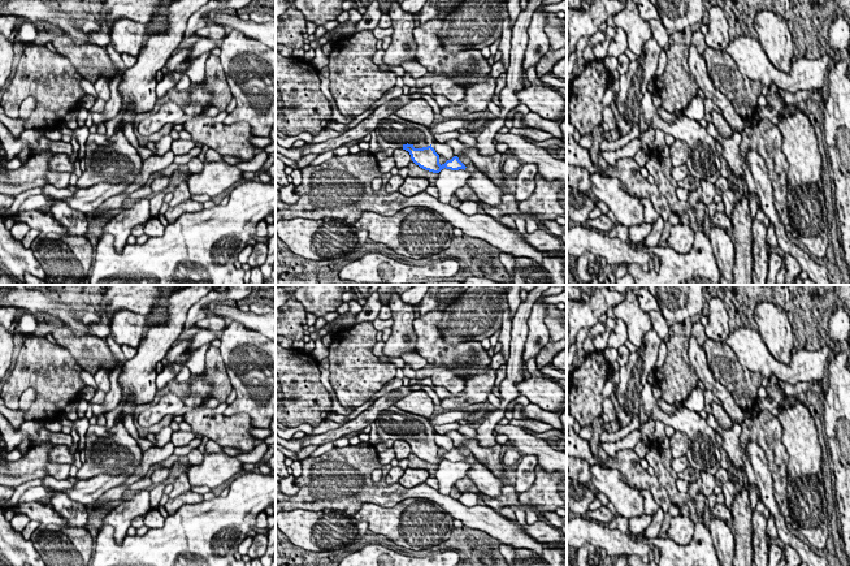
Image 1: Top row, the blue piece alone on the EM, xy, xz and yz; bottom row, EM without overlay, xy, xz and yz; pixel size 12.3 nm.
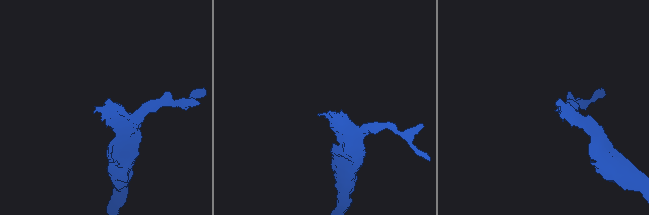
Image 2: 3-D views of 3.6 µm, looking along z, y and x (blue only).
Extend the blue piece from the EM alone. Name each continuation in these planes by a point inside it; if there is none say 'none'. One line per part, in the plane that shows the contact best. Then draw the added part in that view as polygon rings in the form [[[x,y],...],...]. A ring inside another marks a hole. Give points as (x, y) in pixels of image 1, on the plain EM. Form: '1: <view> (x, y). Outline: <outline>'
1: xz (393, 423). Outline: [[[394,405],[377,416],[376,425],[382,442],[387,440],[403,440],[407,435],[412,436],[415,440],[428,437],[435,440],[435,432],[429,419],[408,414]]]

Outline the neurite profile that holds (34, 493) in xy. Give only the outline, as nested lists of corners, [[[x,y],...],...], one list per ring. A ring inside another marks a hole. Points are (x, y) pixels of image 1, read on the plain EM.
[[[43,485],[29,488],[18,500],[18,502],[35,502],[43,498],[48,491]]]

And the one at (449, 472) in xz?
[[[442,461],[438,470],[435,471],[435,478],[439,483],[439,493],[443,496],[450,496],[454,484],[465,476],[469,465],[464,461],[451,462]]]

